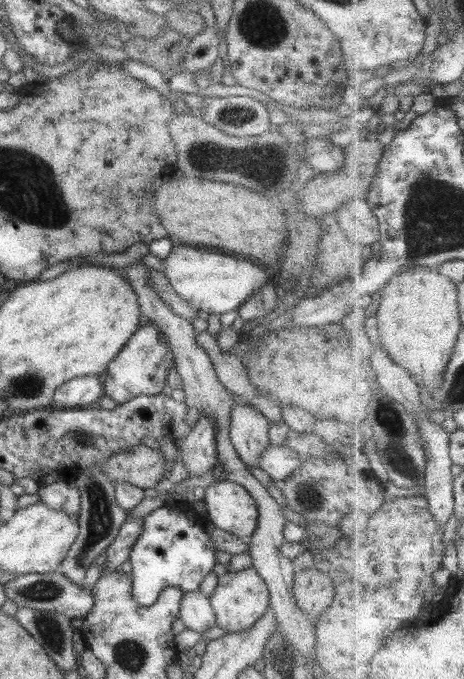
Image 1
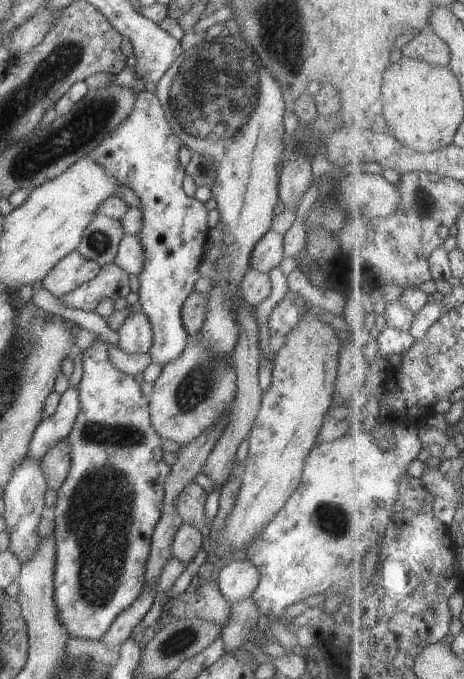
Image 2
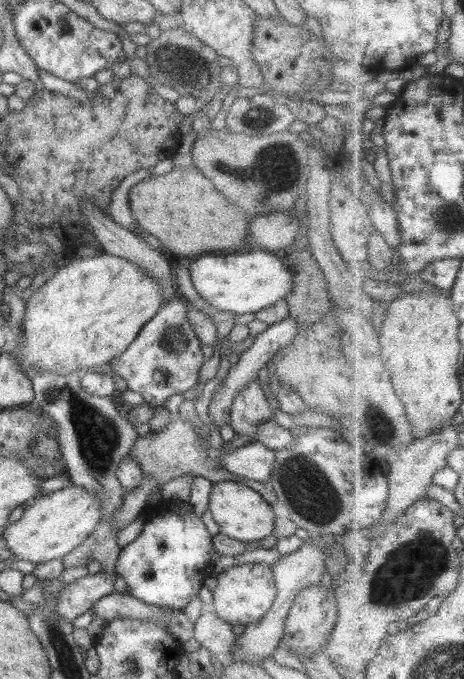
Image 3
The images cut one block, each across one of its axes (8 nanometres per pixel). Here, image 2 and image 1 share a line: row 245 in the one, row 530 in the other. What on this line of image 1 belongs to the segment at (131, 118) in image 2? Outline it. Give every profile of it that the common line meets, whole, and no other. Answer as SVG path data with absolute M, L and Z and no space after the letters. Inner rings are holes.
M164 505L149 512L143 517L143 528L129 552L131 597L139 606L149 607L165 586L180 588L182 593L196 592L215 564L213 552L213 543L197 519Z

